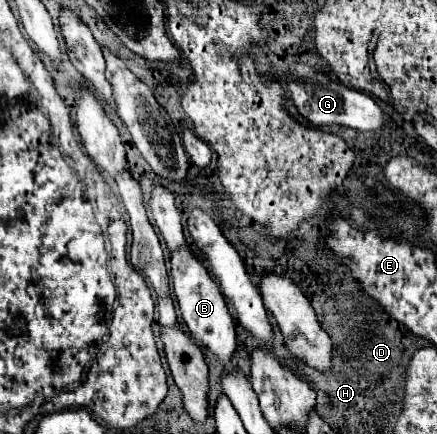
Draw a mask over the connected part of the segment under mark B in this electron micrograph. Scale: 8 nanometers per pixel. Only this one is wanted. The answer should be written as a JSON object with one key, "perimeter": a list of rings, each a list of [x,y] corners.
{"perimeter":[[[179,249],[179,253],[171,253],[171,277],[183,321],[189,327],[191,337],[207,347],[213,355],[217,355],[225,369],[231,369],[231,359],[235,353],[235,325],[231,313],[227,311],[227,303],[219,285],[207,273],[205,265],[191,253],[191,249]]]}

